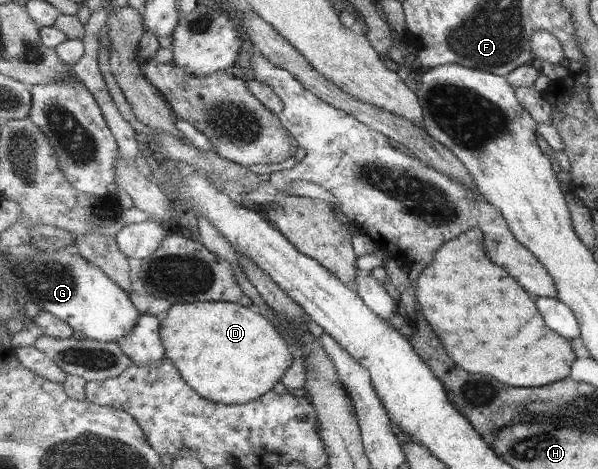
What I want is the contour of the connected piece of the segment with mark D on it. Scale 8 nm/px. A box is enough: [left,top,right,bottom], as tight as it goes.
[160,301,294,405]

